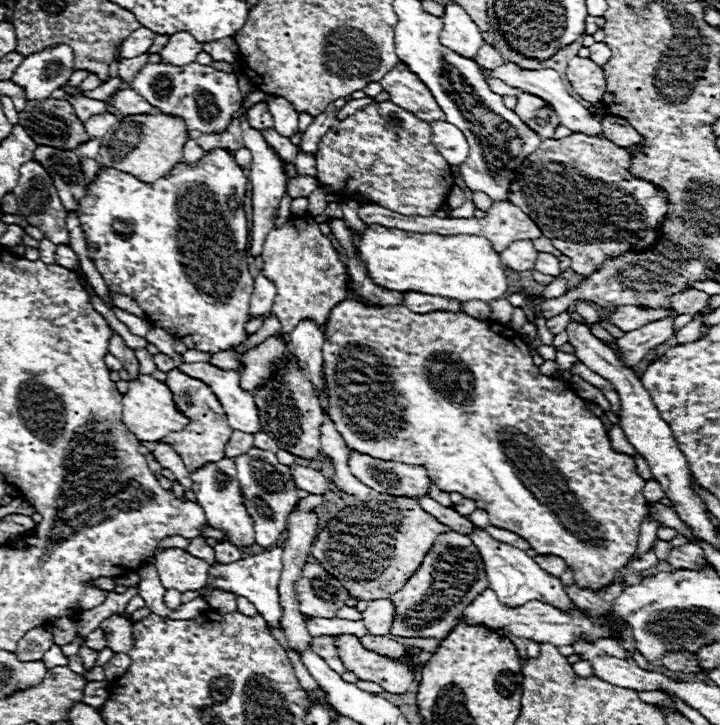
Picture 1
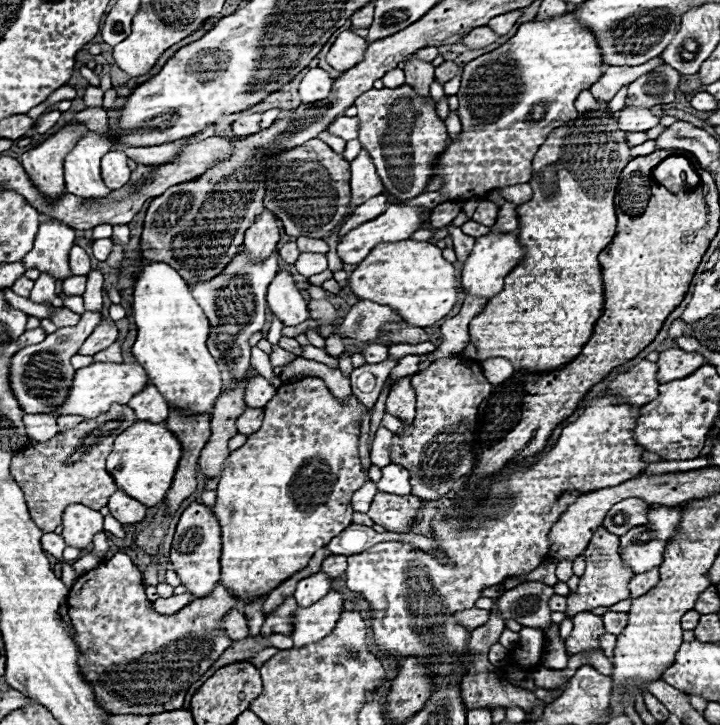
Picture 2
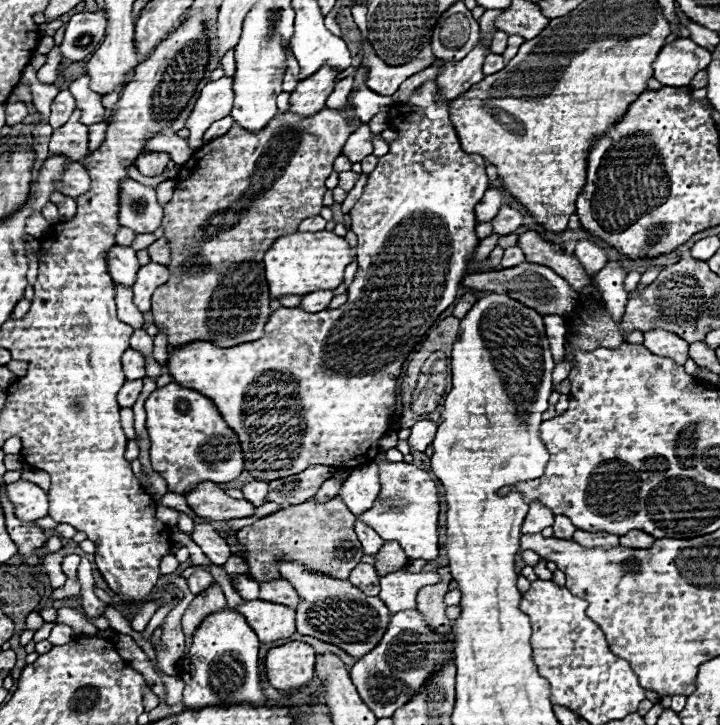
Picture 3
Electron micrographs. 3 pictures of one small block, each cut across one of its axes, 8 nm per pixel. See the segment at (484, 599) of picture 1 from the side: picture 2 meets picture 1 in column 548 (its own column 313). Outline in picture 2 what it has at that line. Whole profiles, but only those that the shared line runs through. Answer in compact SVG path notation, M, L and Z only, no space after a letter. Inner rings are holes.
M330 590L322 600L318 600L310 608L298 608L296 628L290 634L296 648L326 638L334 630L334 624L338 622L342 610L344 610L344 596L334 590Z

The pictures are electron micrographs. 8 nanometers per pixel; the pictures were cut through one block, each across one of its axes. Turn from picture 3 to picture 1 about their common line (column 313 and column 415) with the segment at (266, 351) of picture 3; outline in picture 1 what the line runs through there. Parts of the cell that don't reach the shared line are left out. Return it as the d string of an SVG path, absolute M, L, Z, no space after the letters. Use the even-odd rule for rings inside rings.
M342 300L330 310L330 324L324 342L324 366L330 388L330 416L332 422L340 426L342 436L348 438L346 446L350 450L368 454L378 460L424 466L430 472L432 482L442 492L448 494L458 492L464 498L474 500L478 508L488 512L490 524L522 536L530 544L530 548L536 550L538 556L548 556L548 554L560 556L572 570L574 584L580 588L590 588L590 590L608 588L614 582L616 572L622 570L636 554L640 524L648 516L648 504L650 504L642 494L646 482L638 476L636 464L630 456L618 454L610 448L608 432L602 420L588 408L586 400L576 396L576 392L570 388L568 382L540 374L538 366L534 366L532 362L532 354L526 342L514 330L496 322L484 322L472 318L464 312L416 314L406 306L366 306L356 300Z

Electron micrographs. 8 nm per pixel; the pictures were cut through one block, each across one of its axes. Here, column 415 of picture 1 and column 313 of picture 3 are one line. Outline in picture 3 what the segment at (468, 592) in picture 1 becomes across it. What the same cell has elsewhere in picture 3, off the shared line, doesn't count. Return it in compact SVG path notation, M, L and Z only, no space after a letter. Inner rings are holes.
M288 560L280 564L280 574L300 594L300 604L296 608L296 630L300 634L334 644L354 658L362 658L366 656L366 652L378 646L378 640L382 640L386 624L390 622L390 612L378 596L362 596L362 592L348 580L334 580L330 576L310 572Z

